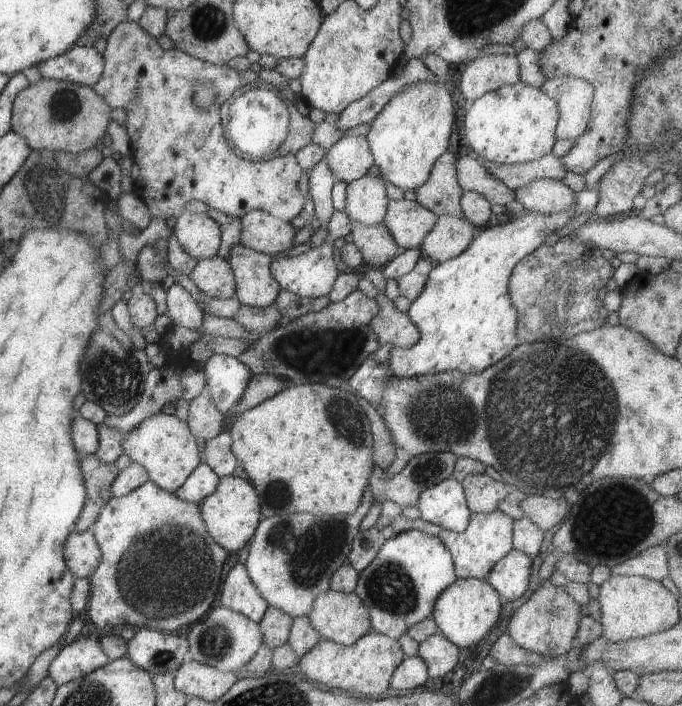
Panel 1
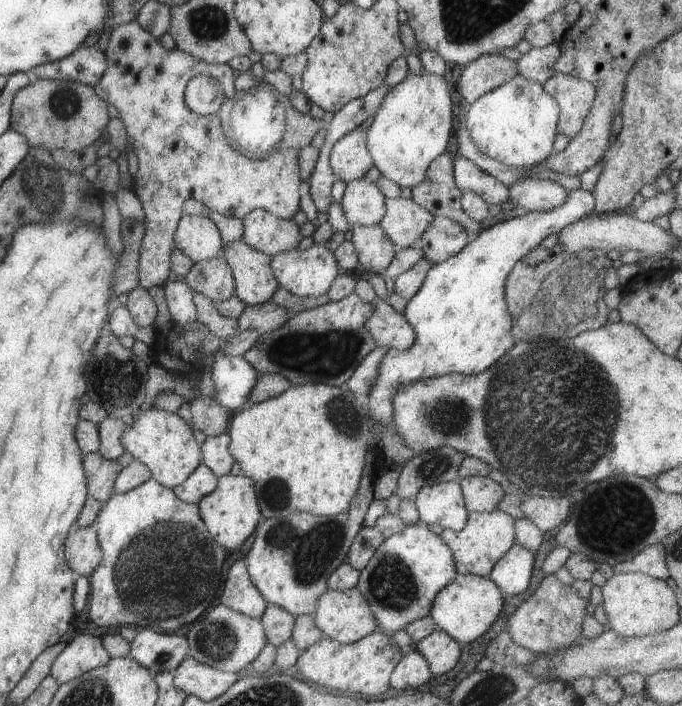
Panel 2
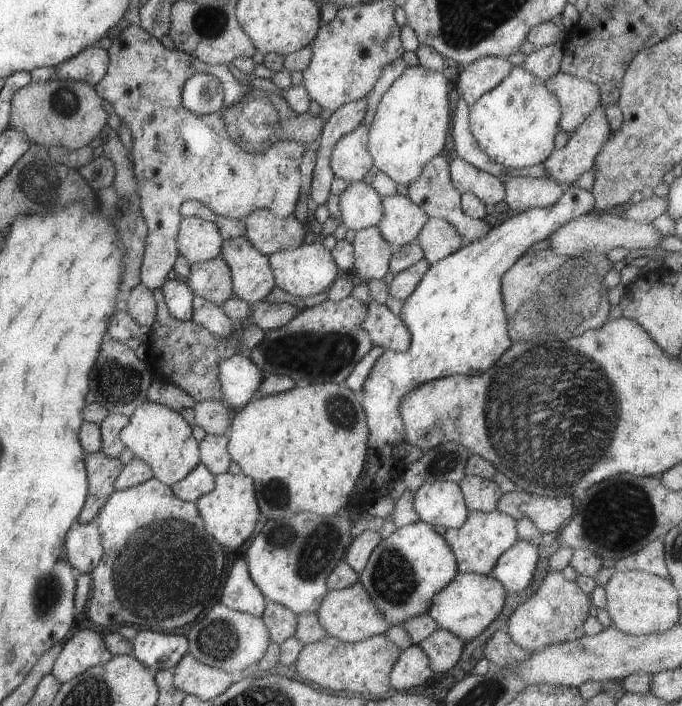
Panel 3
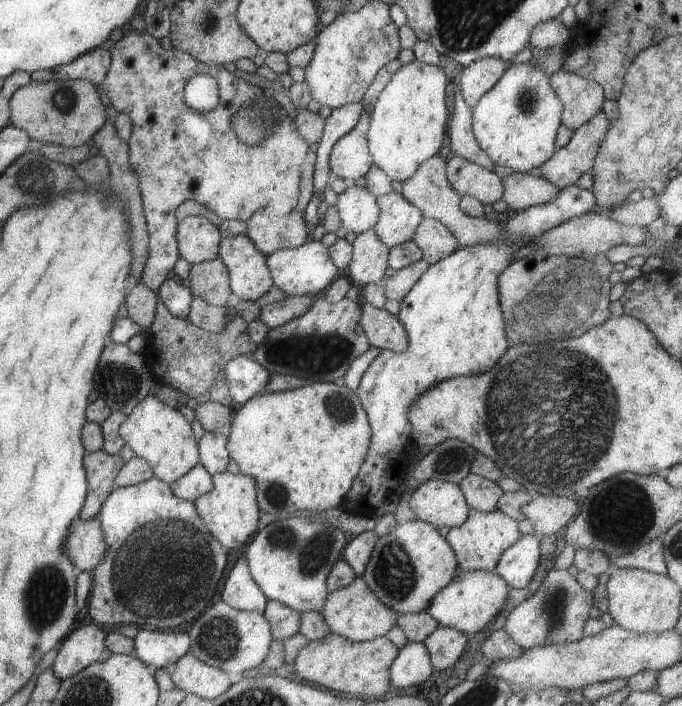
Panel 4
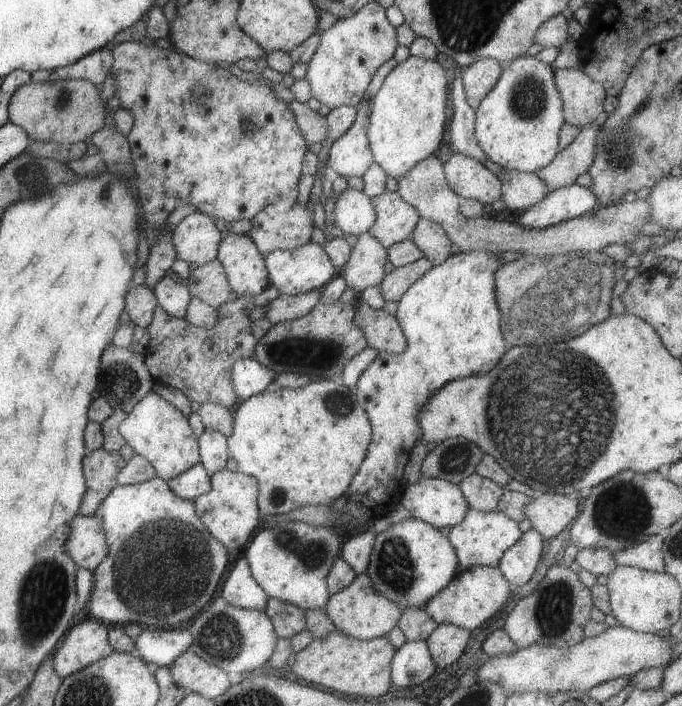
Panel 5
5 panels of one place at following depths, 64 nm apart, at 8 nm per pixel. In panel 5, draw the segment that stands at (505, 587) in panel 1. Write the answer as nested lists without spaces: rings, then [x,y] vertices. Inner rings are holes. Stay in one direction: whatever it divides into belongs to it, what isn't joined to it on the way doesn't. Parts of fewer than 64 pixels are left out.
[[[531,528],[522,533],[521,538],[518,538],[518,541],[501,555],[498,567],[501,574],[503,574],[507,582],[509,582],[511,590],[515,587],[520,587],[521,584],[525,584],[530,580],[541,558],[543,539],[544,538],[535,529]]]

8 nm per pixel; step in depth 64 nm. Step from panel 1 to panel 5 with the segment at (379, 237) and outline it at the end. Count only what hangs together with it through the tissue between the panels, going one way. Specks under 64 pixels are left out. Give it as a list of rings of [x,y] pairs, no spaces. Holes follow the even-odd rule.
[[[368,232],[357,236],[349,258],[338,272],[346,286],[354,292],[362,292],[369,286],[378,286],[384,277],[383,264],[387,260],[386,248]]]

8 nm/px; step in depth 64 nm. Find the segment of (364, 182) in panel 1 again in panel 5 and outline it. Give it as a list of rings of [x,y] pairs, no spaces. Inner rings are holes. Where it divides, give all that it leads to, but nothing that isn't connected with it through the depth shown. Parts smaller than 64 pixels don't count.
[[[345,189],[334,202],[332,224],[341,230],[343,236],[368,232],[375,222],[371,199],[363,191]]]

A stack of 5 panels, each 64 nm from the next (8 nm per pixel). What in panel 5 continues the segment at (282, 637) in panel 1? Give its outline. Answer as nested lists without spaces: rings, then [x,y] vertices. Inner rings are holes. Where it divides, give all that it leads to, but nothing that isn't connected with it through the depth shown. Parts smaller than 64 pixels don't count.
[[[269,597],[263,610],[279,637],[292,637],[306,628],[304,610],[298,606]]]

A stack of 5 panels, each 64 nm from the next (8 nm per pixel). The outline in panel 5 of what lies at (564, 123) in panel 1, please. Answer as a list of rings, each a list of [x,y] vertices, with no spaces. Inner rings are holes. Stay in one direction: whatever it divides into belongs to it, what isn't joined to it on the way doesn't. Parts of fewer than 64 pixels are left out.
[[[566,66],[564,69],[554,69],[554,83],[562,100],[562,111],[565,123],[578,128],[589,125],[603,111],[603,100],[606,92],[604,88],[593,82],[584,72],[575,66]]]

